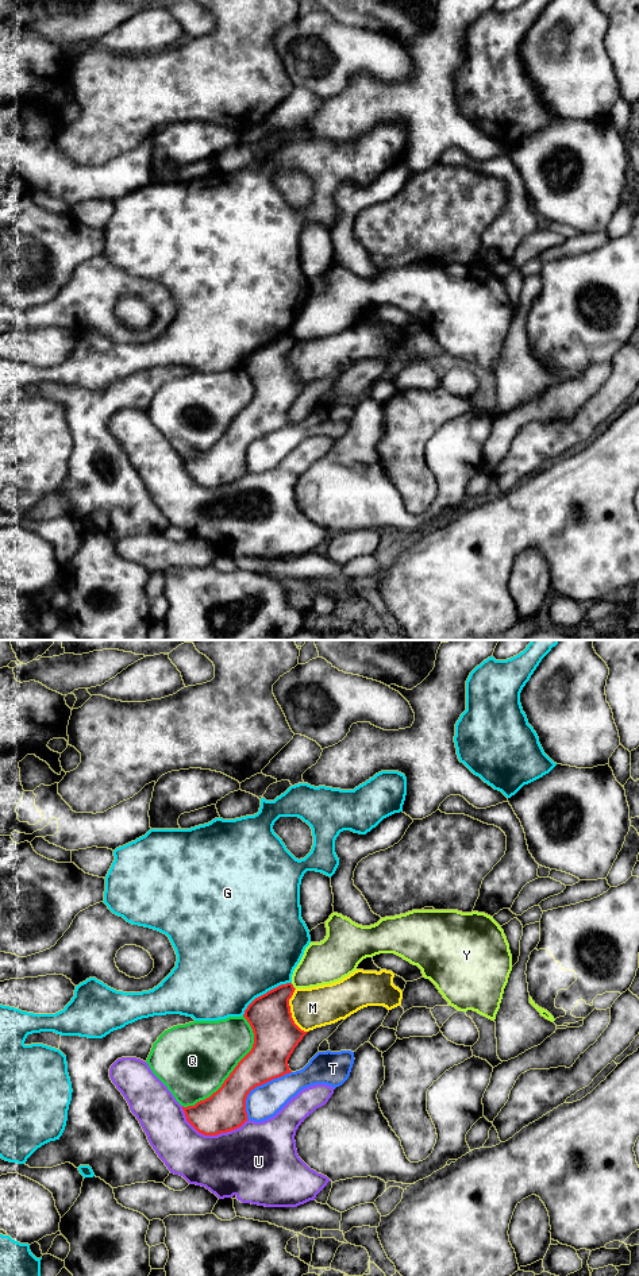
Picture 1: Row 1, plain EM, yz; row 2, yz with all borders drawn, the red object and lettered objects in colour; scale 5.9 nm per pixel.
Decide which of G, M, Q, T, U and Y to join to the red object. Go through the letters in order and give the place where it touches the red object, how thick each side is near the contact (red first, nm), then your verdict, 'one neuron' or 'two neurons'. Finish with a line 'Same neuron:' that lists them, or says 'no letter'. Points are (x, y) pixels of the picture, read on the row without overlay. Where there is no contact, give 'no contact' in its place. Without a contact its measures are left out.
G: yz (266, 344) | 260/500 nm | two neurons
M: yz (289, 363) | 260/240 nm | two neurons
Q: yz (234, 421) | 240/440 nm | two neurons
T: yz (256, 438) | 240/200 nm | two neurons
U: yz (211, 486) | 240/400 nm | two neurons
Y: yz (292, 338) | 260/260 nm | two neurons
Same neuron: no letter

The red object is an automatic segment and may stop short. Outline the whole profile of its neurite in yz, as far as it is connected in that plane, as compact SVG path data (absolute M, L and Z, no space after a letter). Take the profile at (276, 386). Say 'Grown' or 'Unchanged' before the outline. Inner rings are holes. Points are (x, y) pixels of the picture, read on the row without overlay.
Unchanged. M292 335L255 350L243 369L254 385L251 402L238 415L222 439L195 458L184 459L186 473L204 487L240 479L247 471L246 451L251 442L290 425L288 412L308 385L293 373L289 351Z

